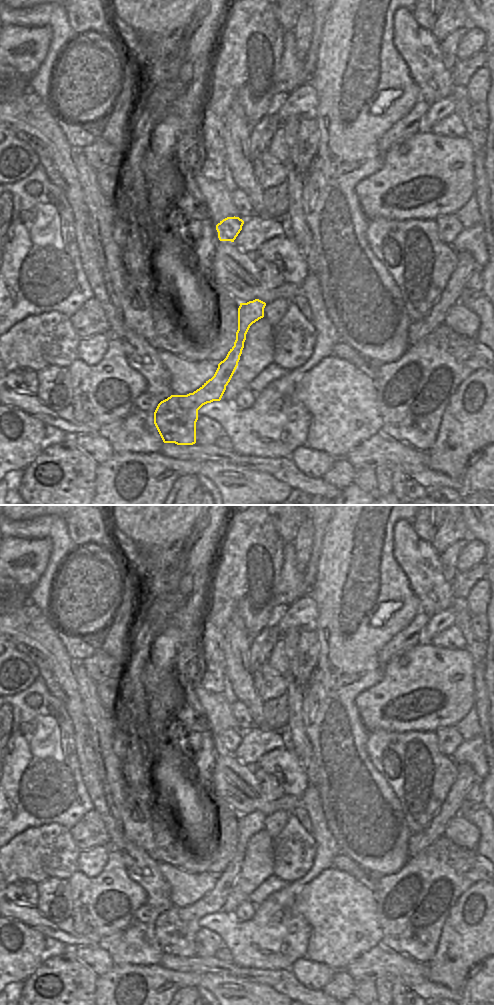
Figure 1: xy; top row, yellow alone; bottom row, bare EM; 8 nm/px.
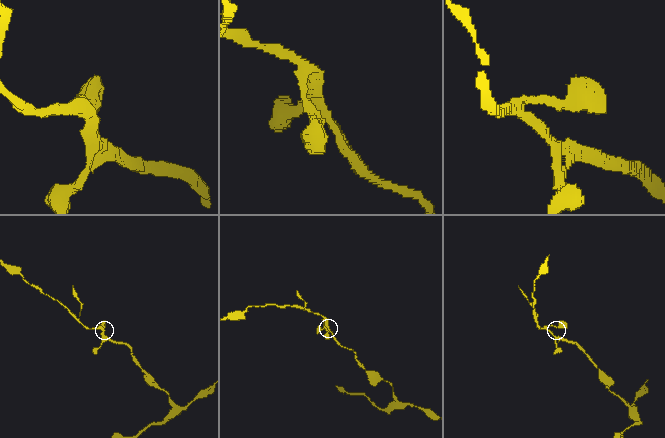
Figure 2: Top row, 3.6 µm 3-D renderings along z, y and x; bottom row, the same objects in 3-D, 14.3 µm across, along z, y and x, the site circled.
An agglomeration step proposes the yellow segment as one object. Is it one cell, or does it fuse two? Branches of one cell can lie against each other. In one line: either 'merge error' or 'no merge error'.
no merge error

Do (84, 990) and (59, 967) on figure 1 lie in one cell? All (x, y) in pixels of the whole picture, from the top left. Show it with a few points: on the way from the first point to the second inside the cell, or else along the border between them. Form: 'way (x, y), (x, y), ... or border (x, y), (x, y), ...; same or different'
way (77, 989), (62, 974); same

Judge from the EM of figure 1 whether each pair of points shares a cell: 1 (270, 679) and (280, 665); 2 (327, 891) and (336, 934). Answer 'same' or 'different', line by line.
1: different
2: same

